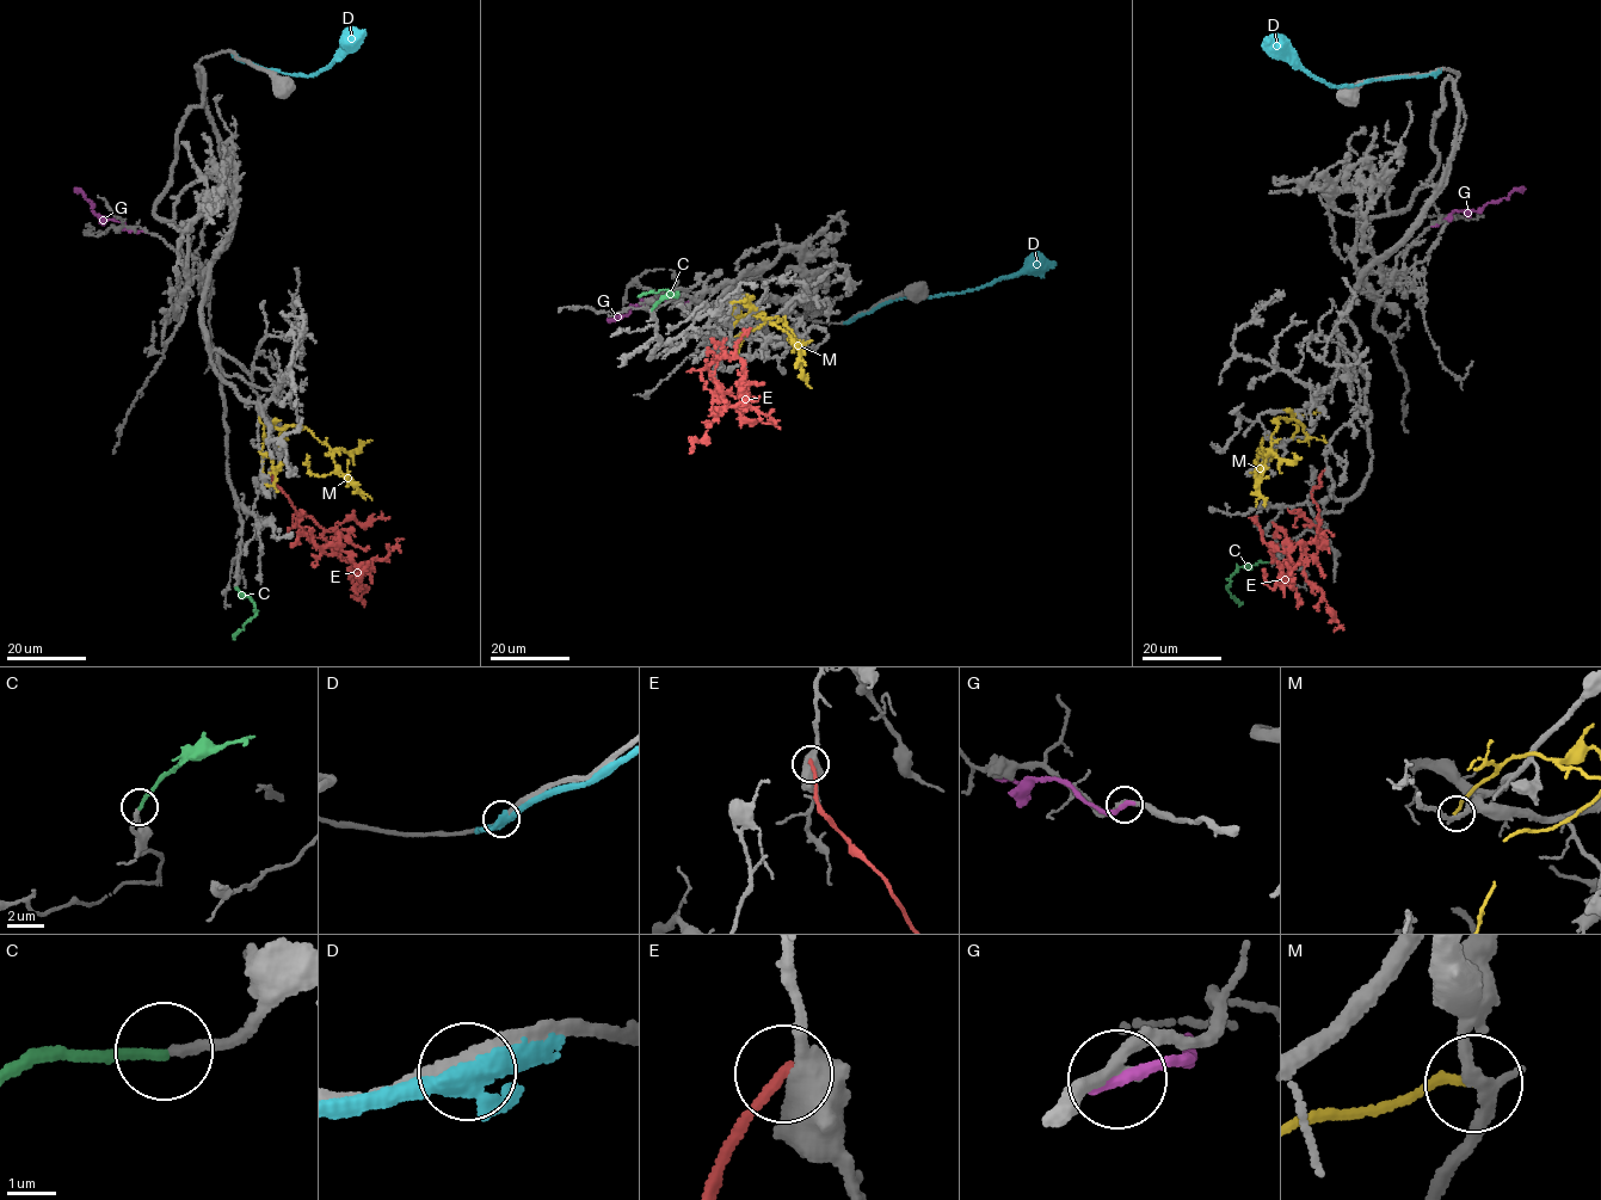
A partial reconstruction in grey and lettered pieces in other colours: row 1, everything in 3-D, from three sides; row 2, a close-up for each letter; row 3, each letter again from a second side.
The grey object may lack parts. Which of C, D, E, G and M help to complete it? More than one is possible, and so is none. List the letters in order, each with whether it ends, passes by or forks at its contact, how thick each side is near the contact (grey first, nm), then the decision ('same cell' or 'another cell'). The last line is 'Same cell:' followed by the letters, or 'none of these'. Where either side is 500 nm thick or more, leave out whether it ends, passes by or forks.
C: it ends; calibres 220 and 200 nm; same cell
D: it passes by; calibres 280 and 440 nm; another cell
E: it ends; calibres 380 and 200 nm; another cell
G: it ends; calibres 260 and 280 nm; another cell
M: it ends; calibres 280 and 170 nm; another cell
Same cell: C

